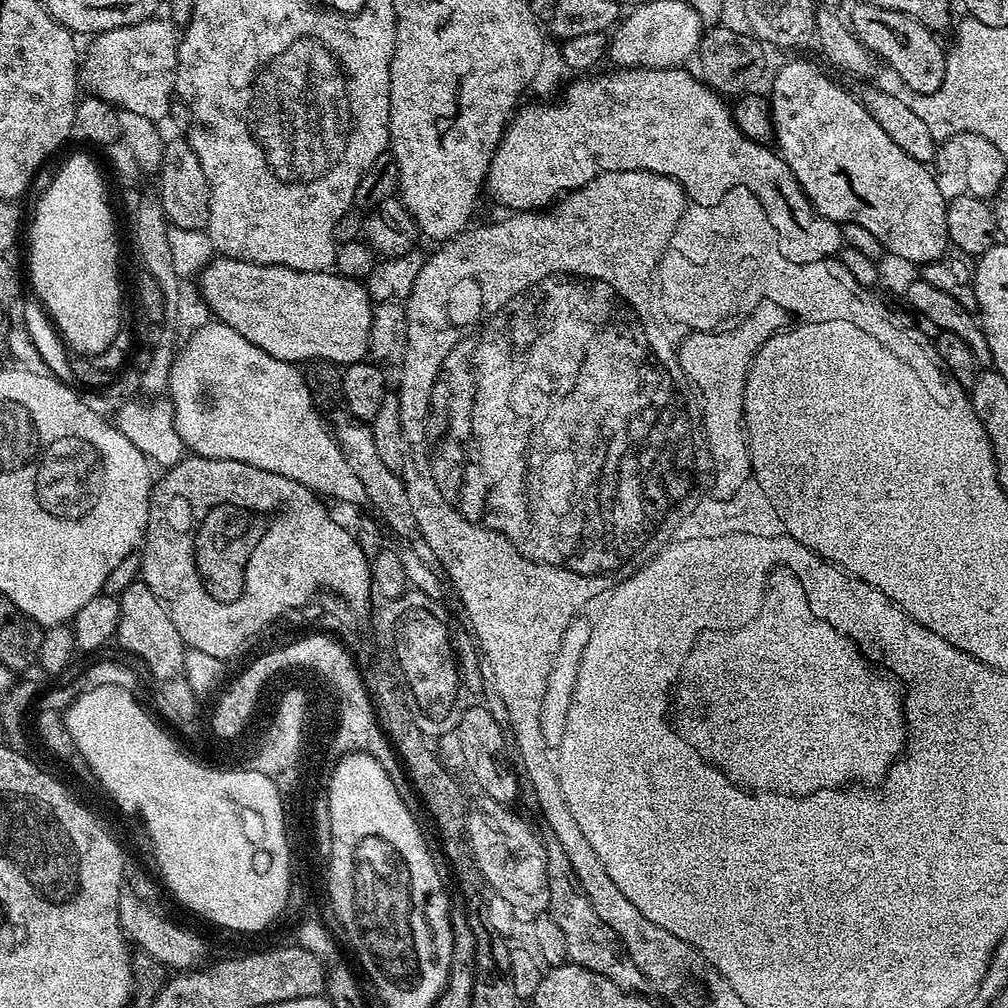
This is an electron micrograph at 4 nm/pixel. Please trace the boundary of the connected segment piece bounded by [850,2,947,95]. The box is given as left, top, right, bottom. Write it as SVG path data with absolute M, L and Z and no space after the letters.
M866 2L852 12L850 27L867 46L869 52L880 56L896 71L896 76L915 95L933 94L942 86L946 75L946 48L926 26L898 10L886 10L882 6L870 6Z

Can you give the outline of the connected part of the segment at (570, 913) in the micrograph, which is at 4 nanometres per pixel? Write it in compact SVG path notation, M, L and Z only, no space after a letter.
M555 838L544 840L544 849L546 850L546 878L550 886L550 902L548 903L547 915L558 922L562 929L562 934L566 934L566 950L568 951L568 960L573 964L582 966L586 970L594 970L594 974L602 974L614 982L624 992L631 992L633 996L653 995L652 984L634 966L634 958L624 949L624 943L618 938L615 928L606 926L602 918L598 918L598 912L586 898L586 894L580 888L580 882L576 879L576 873L572 870L572 863L562 850L562 842Z

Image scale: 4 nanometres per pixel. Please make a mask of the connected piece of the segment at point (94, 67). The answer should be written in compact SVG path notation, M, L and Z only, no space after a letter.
M153 18L106 30L93 40L96 41L89 46L88 57L82 60L83 87L85 84L91 95L99 96L117 109L162 121L176 90L177 29L167 19Z

